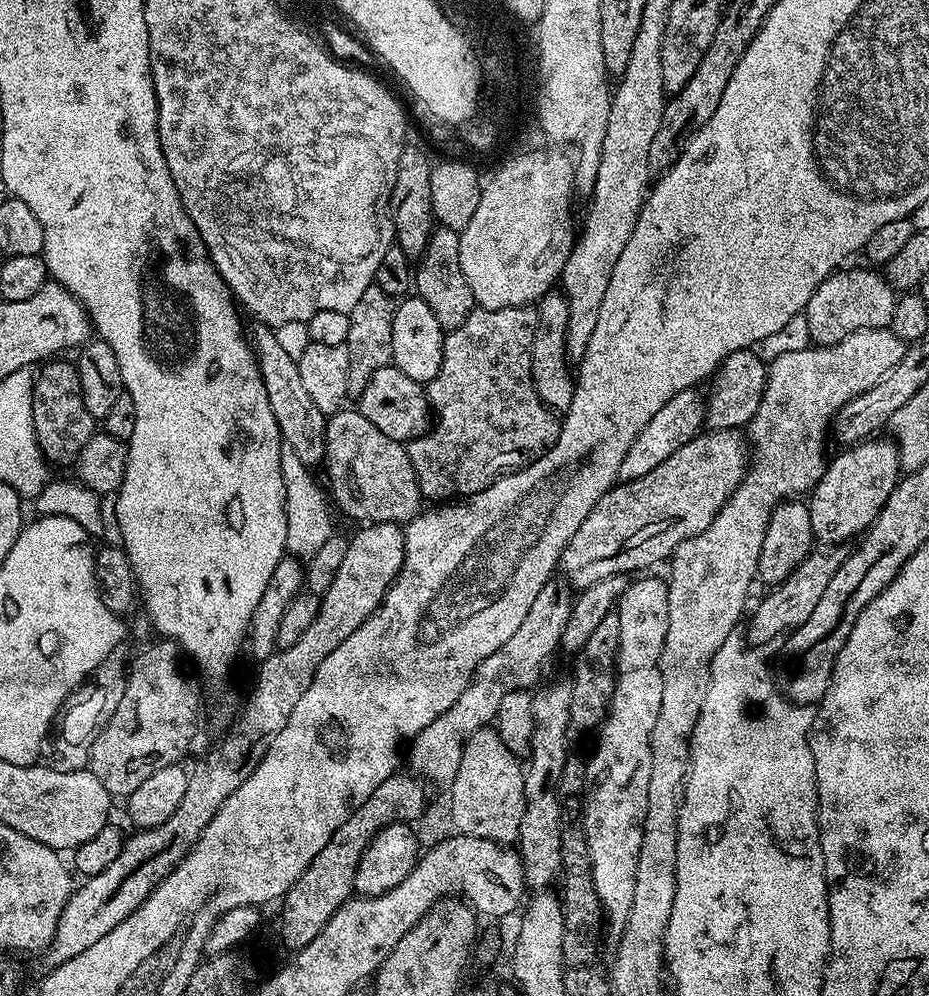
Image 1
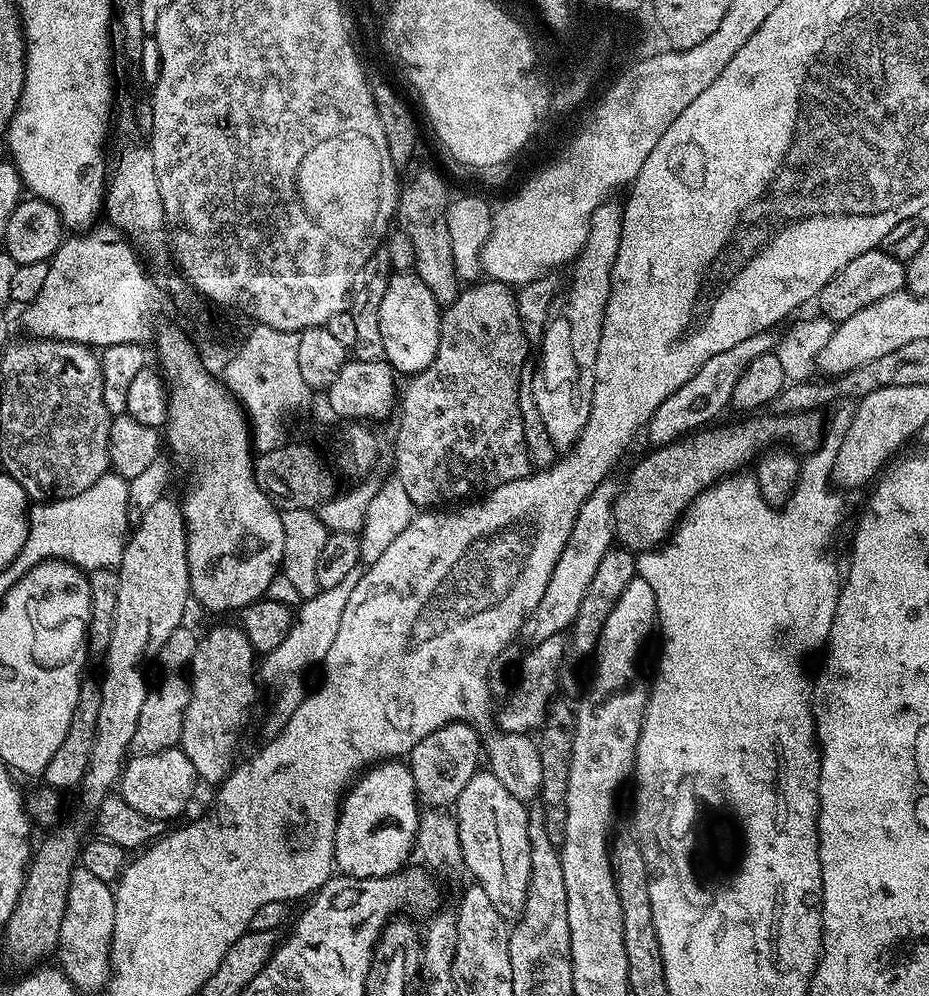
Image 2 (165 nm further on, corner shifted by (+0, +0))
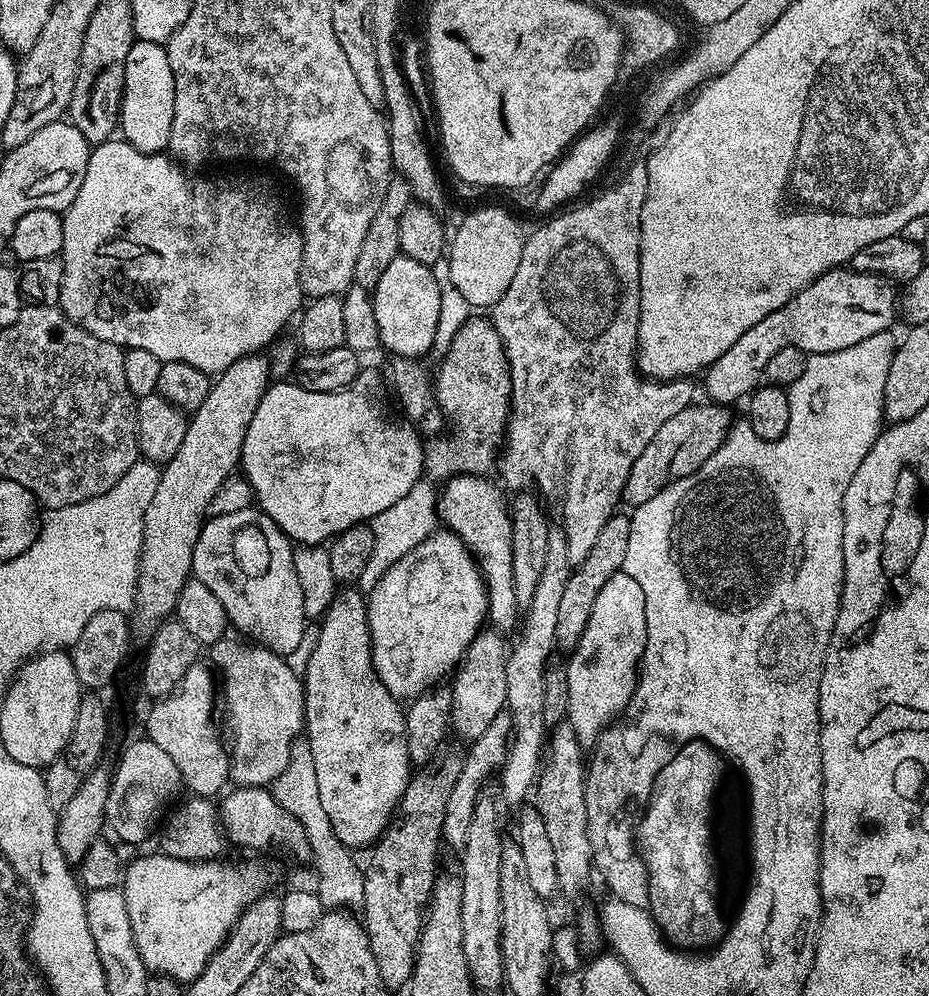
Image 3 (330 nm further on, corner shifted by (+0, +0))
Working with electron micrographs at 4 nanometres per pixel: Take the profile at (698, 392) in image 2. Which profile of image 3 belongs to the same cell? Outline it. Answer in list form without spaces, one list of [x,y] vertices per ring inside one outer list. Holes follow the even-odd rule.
[[[845,266],[835,268],[826,274],[822,274],[817,280],[808,284],[786,306],[774,310],[774,314],[766,314],[758,326],[750,326],[722,358],[718,358],[703,373],[704,388],[708,391],[707,399],[719,405],[732,406],[735,400],[743,401],[751,397],[757,388],[761,387],[764,380],[766,362],[778,354],[778,350],[786,350],[786,346],[794,346],[798,350],[807,352],[813,356],[818,354],[830,354],[834,350],[846,350],[846,346],[858,346],[865,338],[874,338],[874,334],[882,334],[889,331],[898,320],[898,288],[893,281],[887,280],[885,276],[875,276],[865,272],[854,272],[851,267]]]

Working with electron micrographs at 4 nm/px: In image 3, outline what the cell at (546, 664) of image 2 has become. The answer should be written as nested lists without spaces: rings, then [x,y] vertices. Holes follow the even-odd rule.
[[[507,711],[499,712],[486,726],[477,740],[471,741],[472,757],[465,759],[460,765],[458,782],[454,784],[454,790],[450,790],[450,798],[446,798],[446,814],[444,815],[443,843],[448,844],[455,850],[462,850],[466,846],[466,838],[470,831],[470,822],[474,818],[474,806],[479,802],[482,793],[485,791],[484,783],[495,777],[503,769],[508,757],[508,745],[512,734],[512,717]]]

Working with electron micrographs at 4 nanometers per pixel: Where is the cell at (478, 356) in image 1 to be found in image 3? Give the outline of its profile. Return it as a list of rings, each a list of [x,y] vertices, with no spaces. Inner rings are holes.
[[[476,314],[473,315],[468,321],[461,326],[457,334],[454,336],[453,341],[450,342],[450,346],[446,353],[443,354],[440,360],[440,369],[434,372],[434,404],[441,413],[444,412],[449,416],[450,419],[456,423],[456,433],[453,434],[449,440],[428,440],[424,446],[424,476],[427,477],[429,481],[437,482],[447,482],[453,480],[455,476],[488,476],[489,473],[497,467],[498,464],[498,445],[501,443],[502,437],[504,435],[504,429],[508,427],[508,416],[512,412],[512,383],[510,382],[510,370],[508,369],[508,359],[504,353],[504,343],[502,338],[498,334],[498,330],[494,327],[491,319],[482,317],[483,315]]]

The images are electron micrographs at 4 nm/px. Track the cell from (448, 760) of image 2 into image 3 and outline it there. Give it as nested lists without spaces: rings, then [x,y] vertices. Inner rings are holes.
[[[488,626],[477,634],[474,642],[464,651],[464,657],[455,669],[456,677],[450,681],[452,689],[452,719],[450,728],[465,742],[477,740],[486,731],[486,726],[494,722],[499,712],[505,711],[508,703],[506,694],[506,662],[510,644],[505,633]]]

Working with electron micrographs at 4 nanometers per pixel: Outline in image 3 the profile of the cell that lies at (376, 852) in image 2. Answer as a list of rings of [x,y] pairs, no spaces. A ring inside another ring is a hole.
[[[352,586],[341,587],[323,612],[324,621],[320,624],[316,645],[308,656],[308,665],[302,668],[306,742],[314,758],[319,800],[330,818],[334,834],[348,849],[367,849],[375,845],[392,823],[414,772],[412,759],[408,757],[406,712],[401,701],[392,696],[386,686],[382,686],[372,665],[372,639],[365,593]]]

